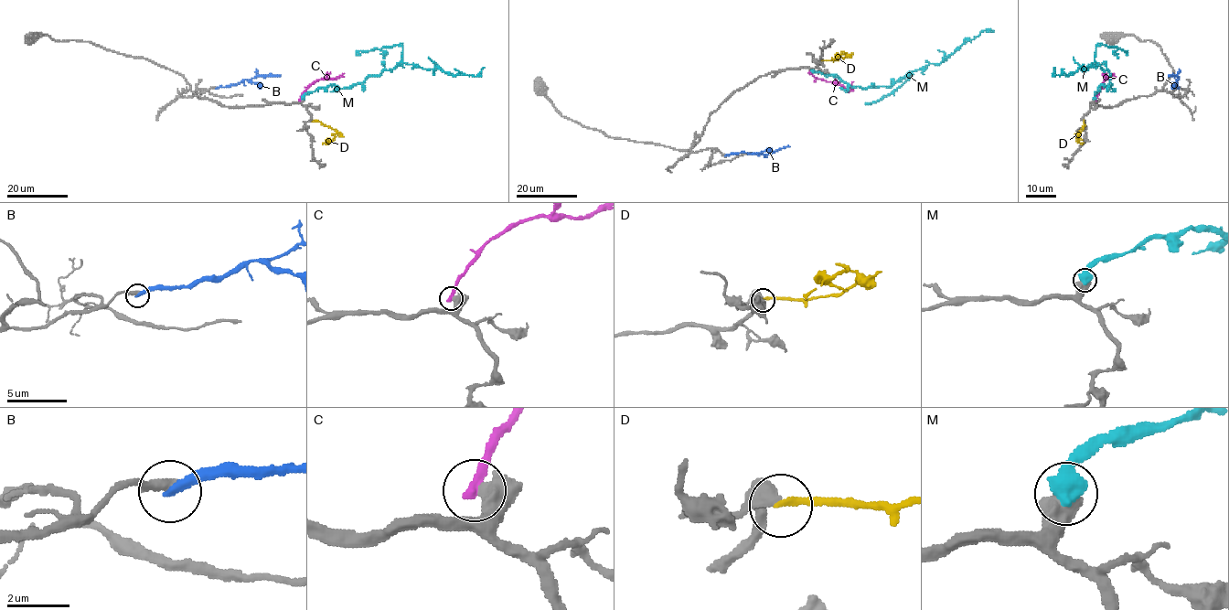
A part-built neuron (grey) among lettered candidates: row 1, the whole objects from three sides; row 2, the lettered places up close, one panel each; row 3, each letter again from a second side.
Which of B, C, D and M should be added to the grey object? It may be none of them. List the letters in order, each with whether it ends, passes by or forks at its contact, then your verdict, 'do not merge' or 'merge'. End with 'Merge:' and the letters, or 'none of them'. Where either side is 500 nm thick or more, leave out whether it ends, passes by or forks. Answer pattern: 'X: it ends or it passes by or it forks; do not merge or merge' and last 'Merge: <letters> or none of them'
B: it ends; do not merge
C: it ends; do not merge
D: it ends; merge
M: do not merge
Merge: D

